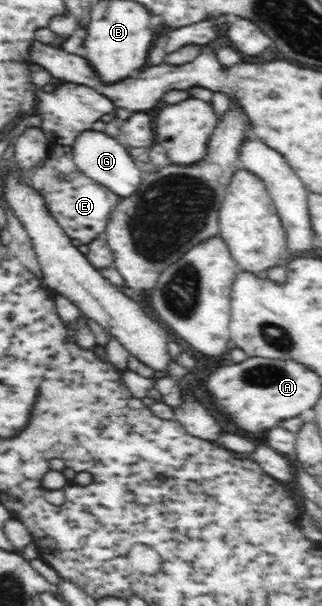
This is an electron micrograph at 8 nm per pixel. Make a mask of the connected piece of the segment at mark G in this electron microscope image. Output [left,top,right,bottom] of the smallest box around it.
[72,131,141,197]

